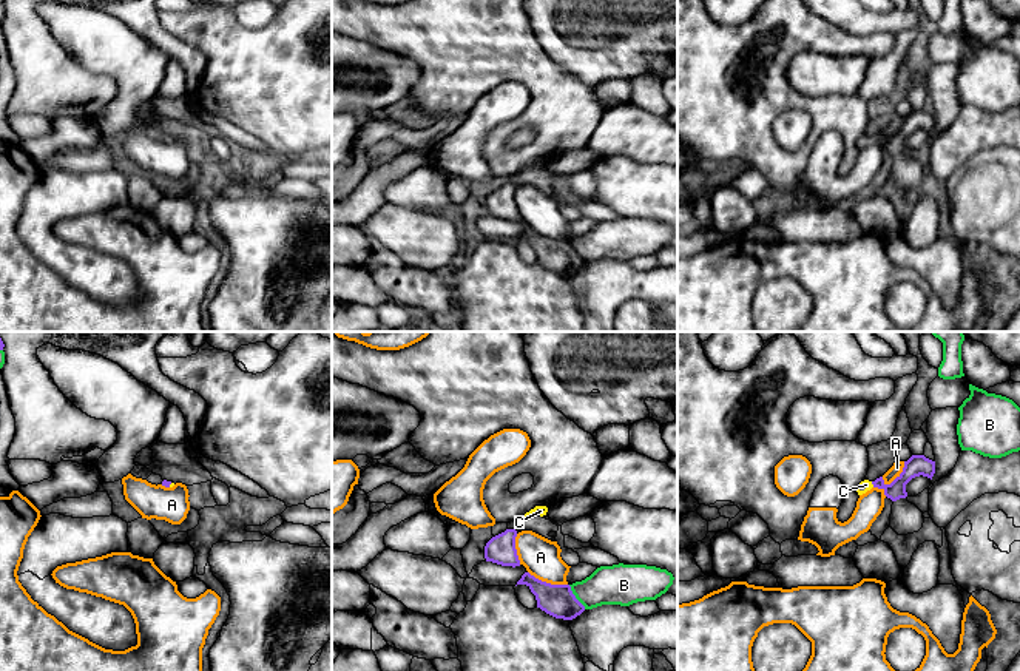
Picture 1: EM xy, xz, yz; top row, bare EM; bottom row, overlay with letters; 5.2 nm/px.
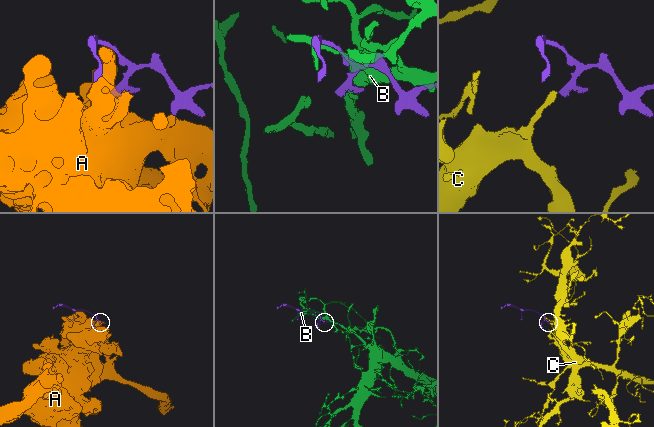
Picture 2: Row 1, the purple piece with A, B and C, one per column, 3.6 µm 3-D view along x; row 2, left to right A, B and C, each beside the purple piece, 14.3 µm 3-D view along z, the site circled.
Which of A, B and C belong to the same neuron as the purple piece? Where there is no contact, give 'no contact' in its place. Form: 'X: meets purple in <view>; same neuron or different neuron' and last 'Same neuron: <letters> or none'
A: meets purple in xz; different neuron
B: meets purple in xz; different neuron
C: meets purple in yz; same neuron
Same neuron: C

